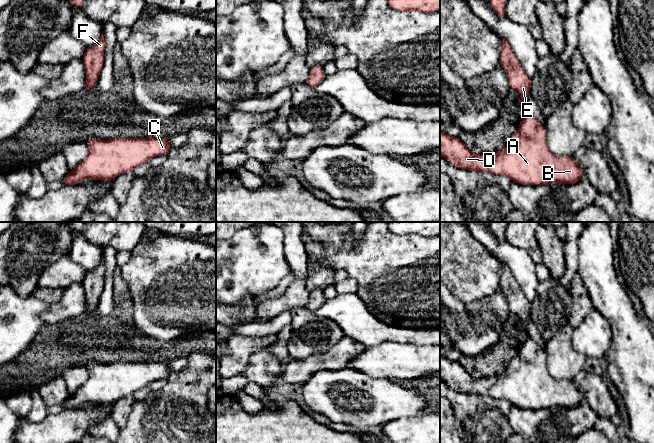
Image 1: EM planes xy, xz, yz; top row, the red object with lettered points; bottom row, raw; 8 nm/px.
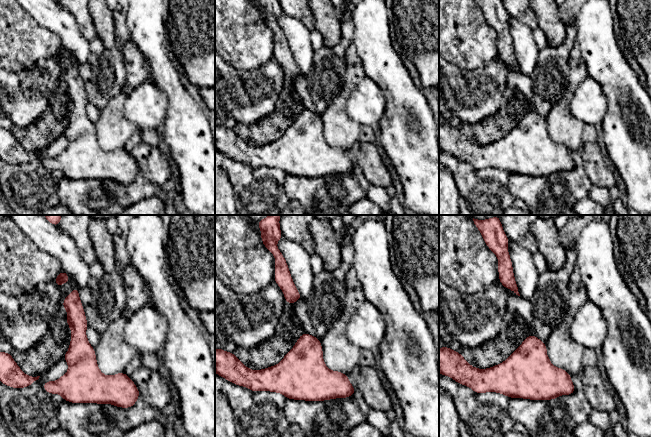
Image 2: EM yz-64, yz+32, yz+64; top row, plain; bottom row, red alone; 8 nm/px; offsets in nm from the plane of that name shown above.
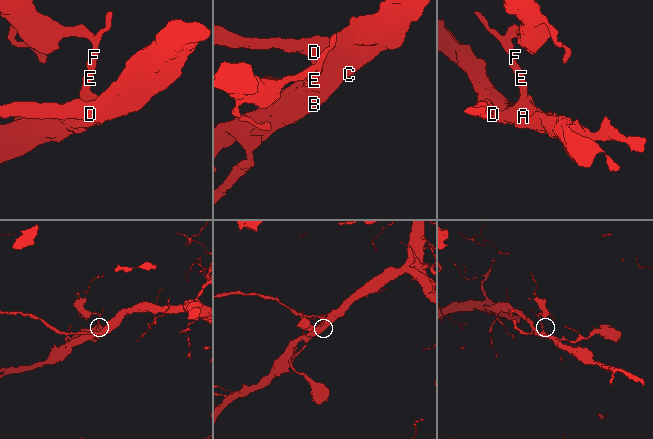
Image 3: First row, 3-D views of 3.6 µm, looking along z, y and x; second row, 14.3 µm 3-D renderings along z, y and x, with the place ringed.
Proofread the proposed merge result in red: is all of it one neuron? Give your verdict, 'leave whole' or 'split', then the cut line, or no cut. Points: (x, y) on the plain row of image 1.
leave whole; no cut

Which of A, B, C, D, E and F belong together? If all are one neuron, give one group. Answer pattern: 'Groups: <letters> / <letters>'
Groups: A B C D E F

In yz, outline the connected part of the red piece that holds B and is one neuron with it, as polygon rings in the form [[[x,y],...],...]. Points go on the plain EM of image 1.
[[[528,335],[503,373],[476,379],[458,360],[443,355],[440,380],[458,393],[507,400],[522,409],[573,409],[584,399],[572,380],[557,380],[549,374],[545,350]]]

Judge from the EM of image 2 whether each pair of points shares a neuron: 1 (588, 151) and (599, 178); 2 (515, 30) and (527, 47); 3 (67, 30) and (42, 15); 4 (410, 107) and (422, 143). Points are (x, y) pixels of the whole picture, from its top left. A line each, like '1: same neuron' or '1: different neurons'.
1: same neuron
2: same neuron
3: same neuron
4: same neuron

